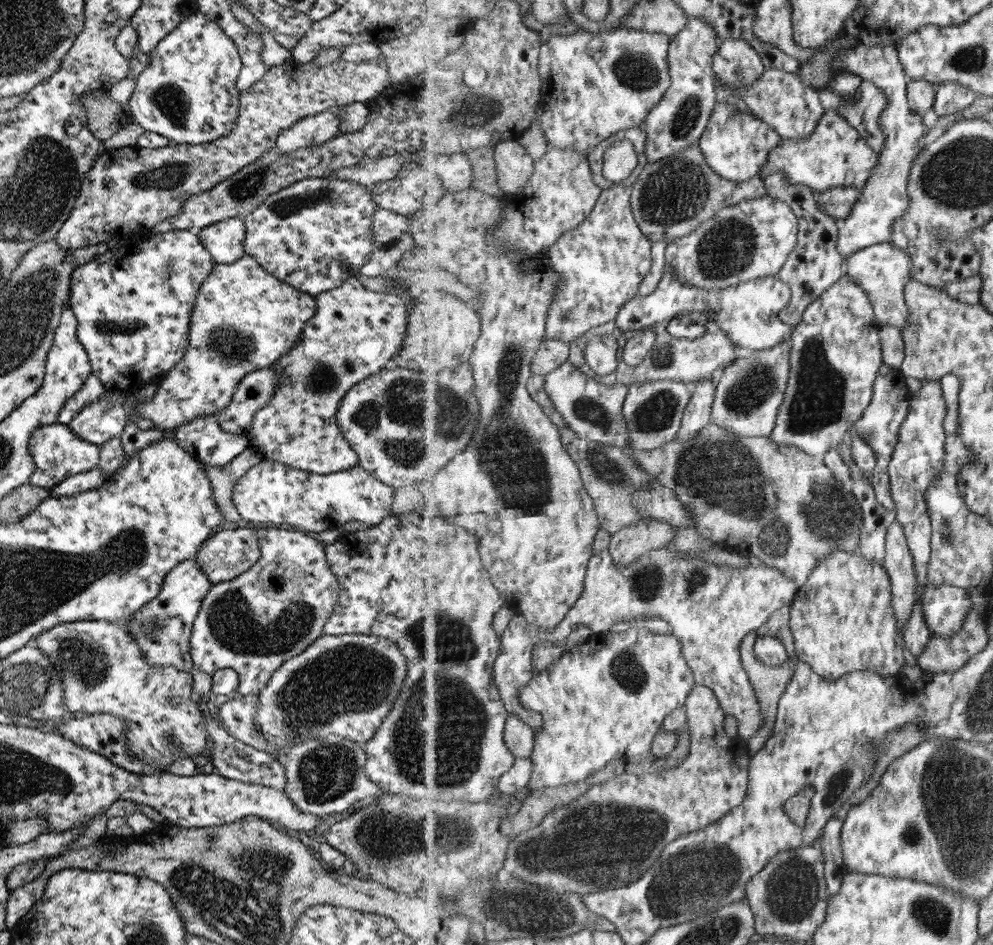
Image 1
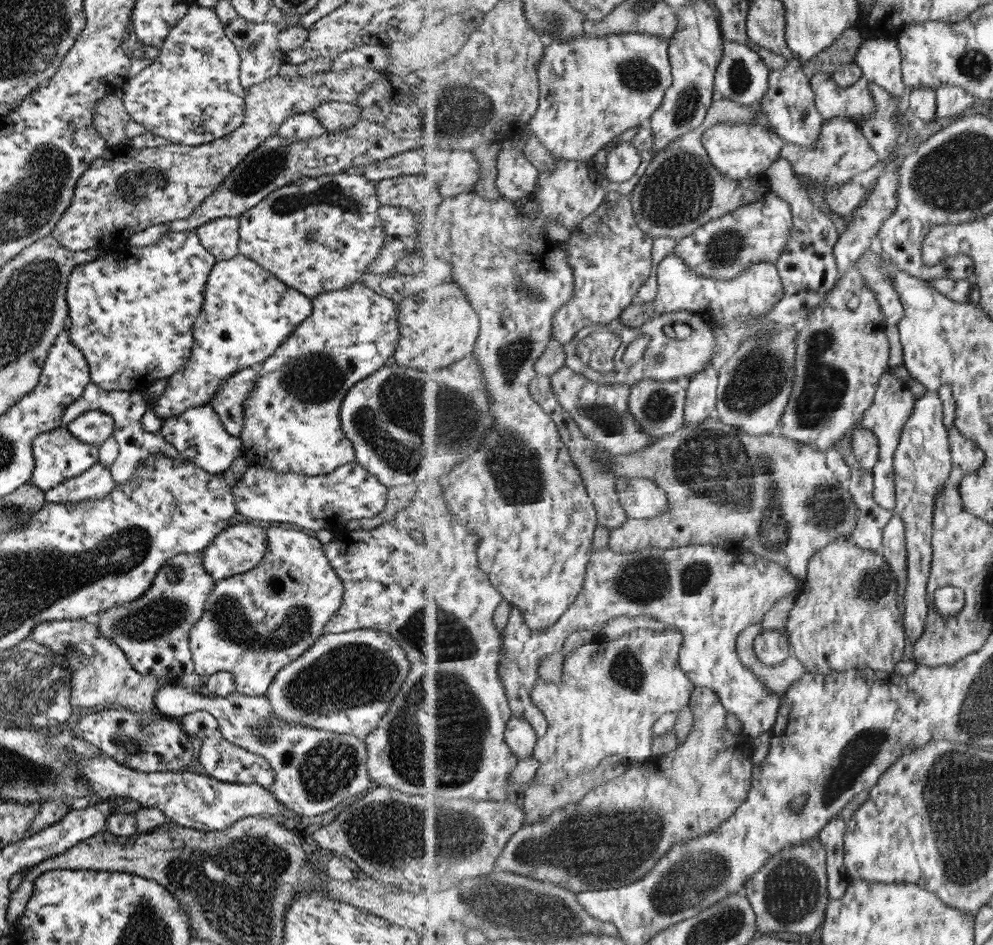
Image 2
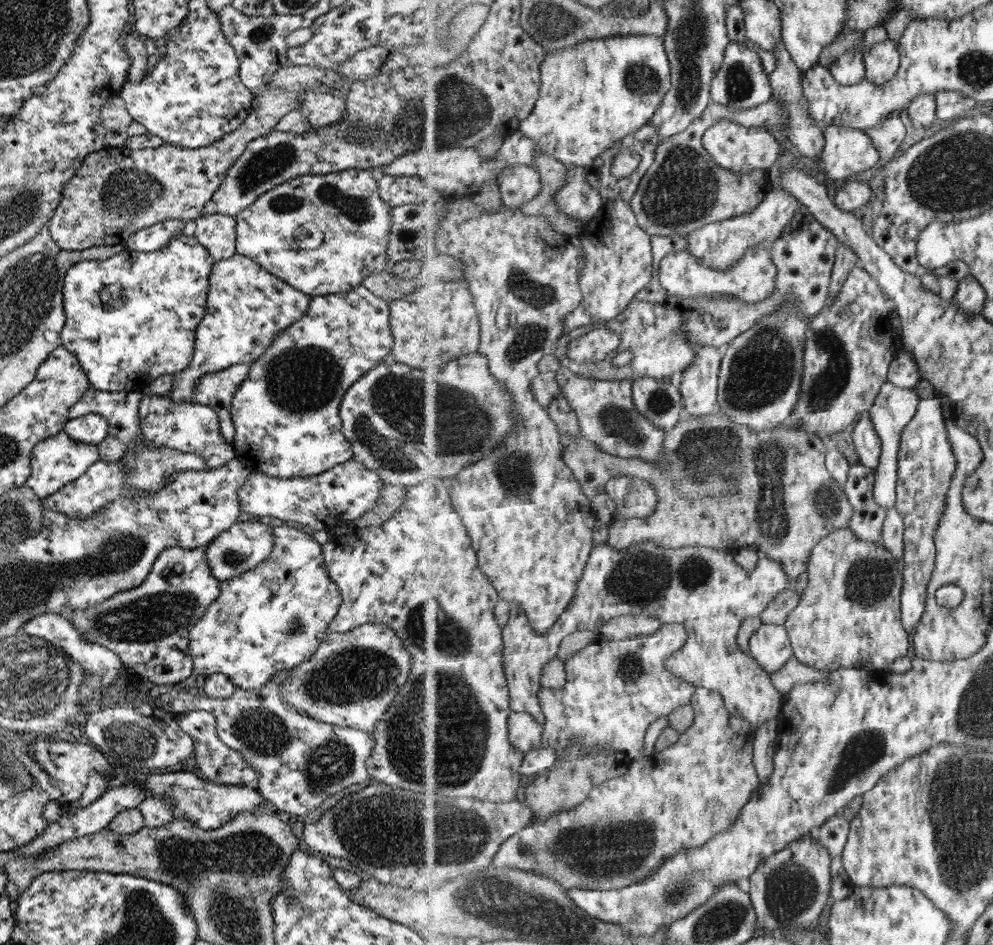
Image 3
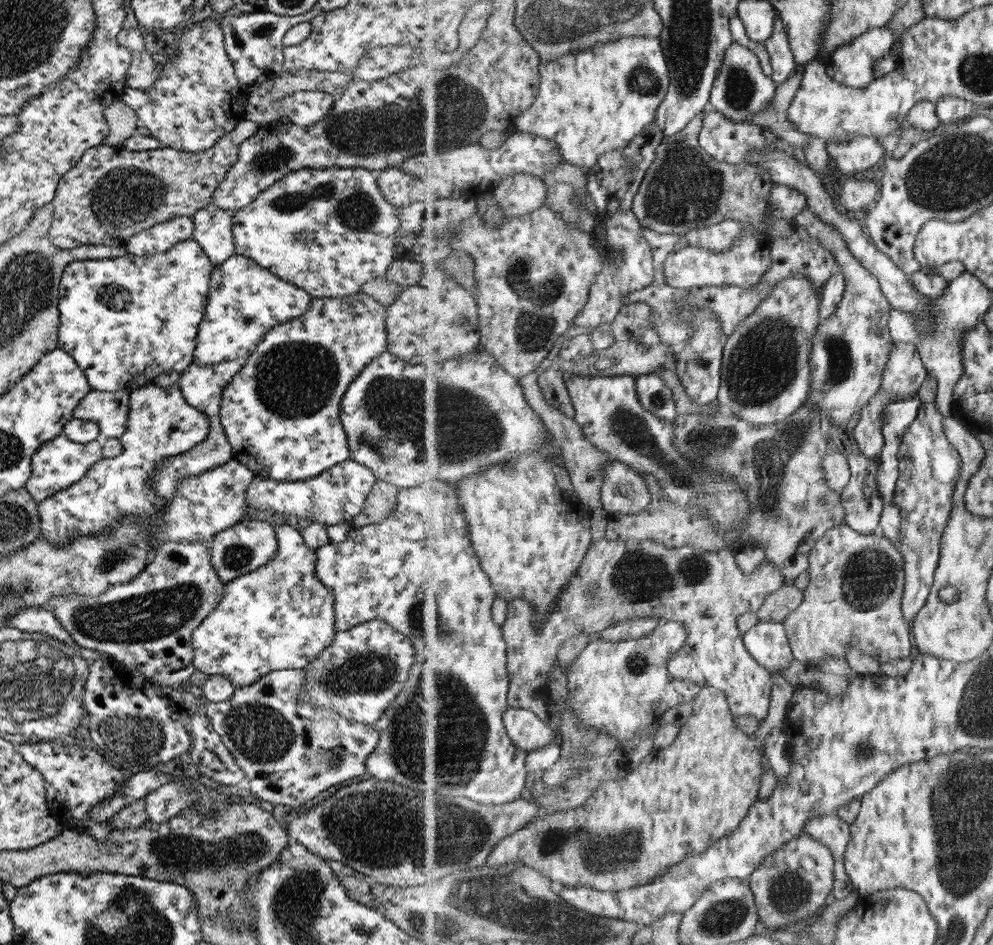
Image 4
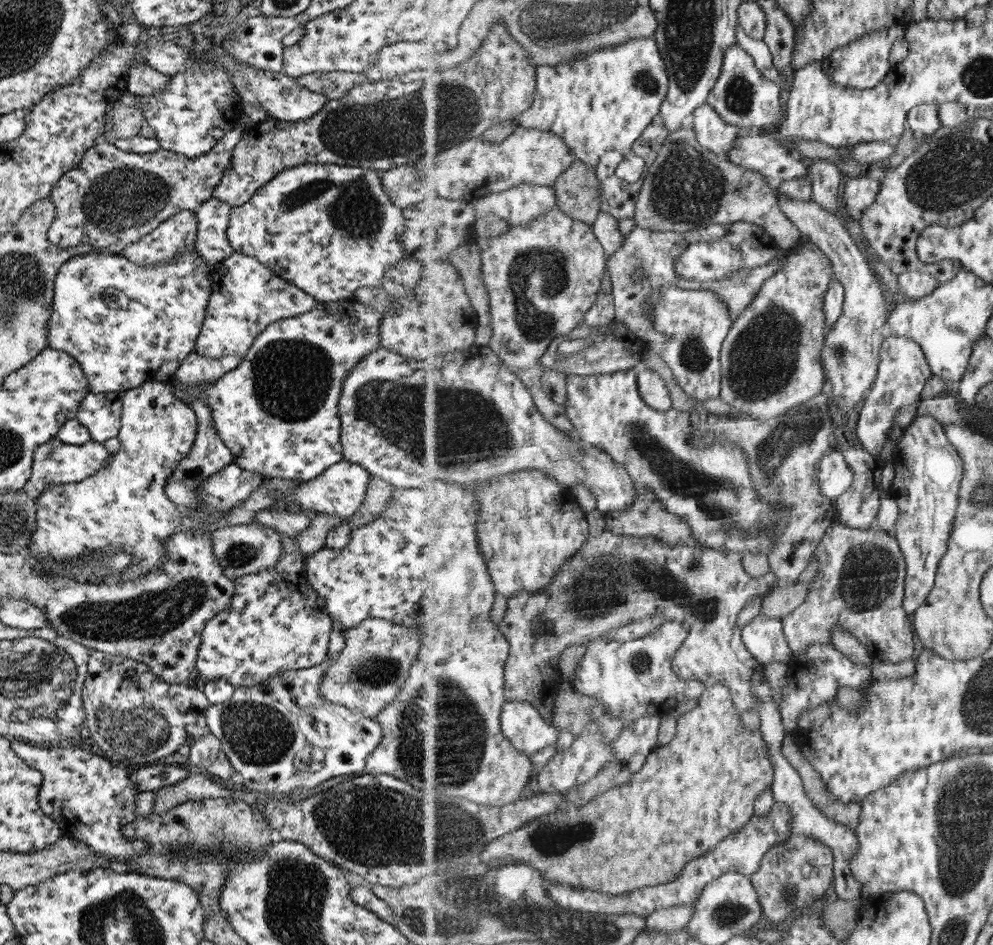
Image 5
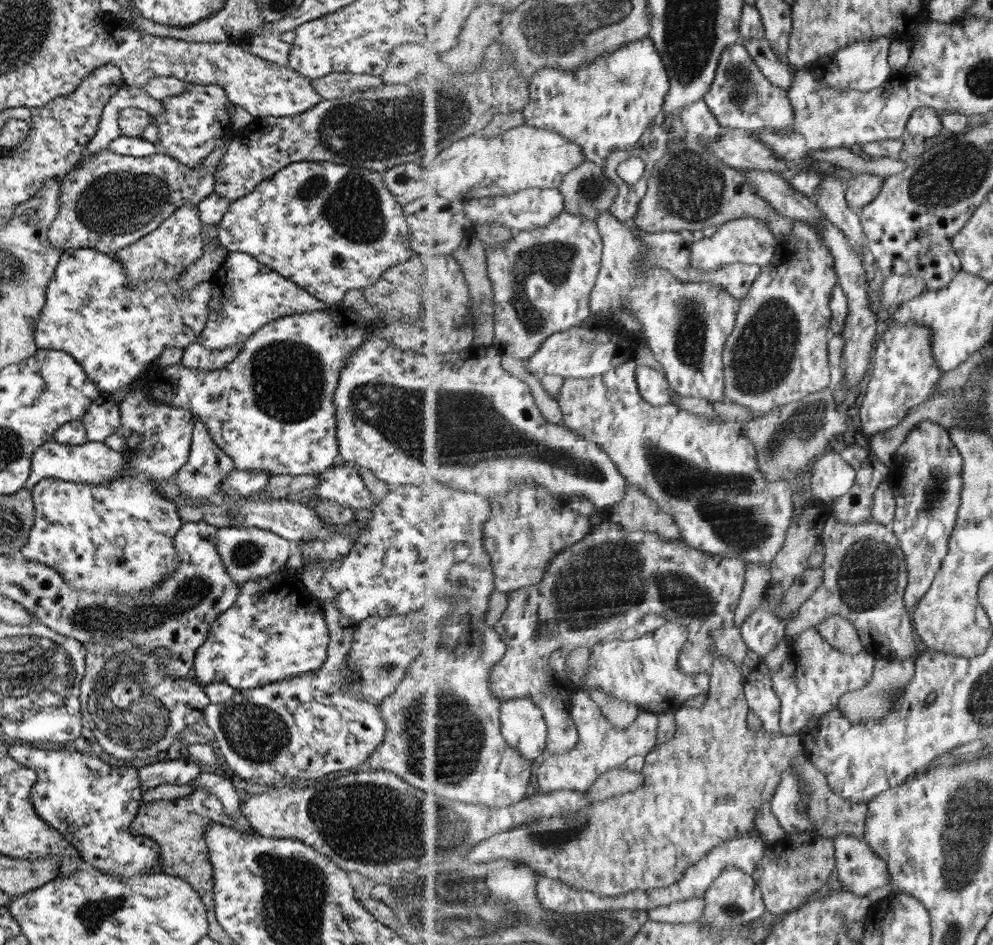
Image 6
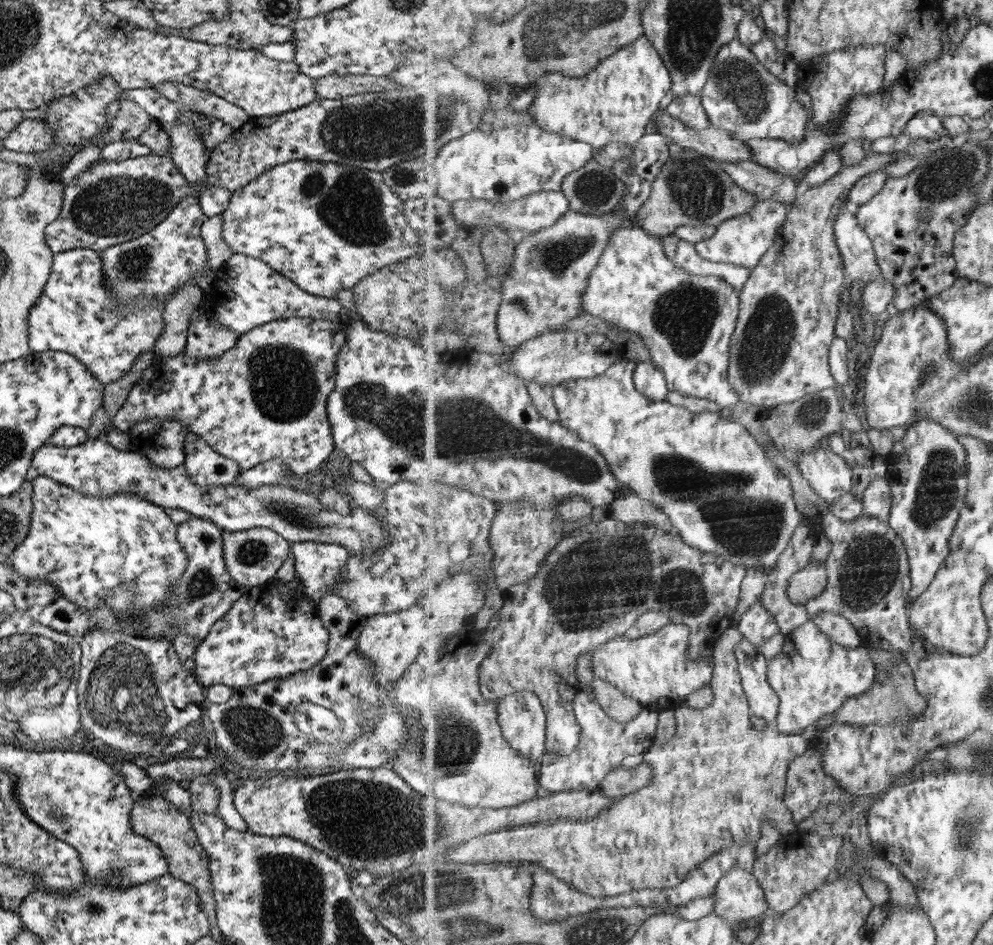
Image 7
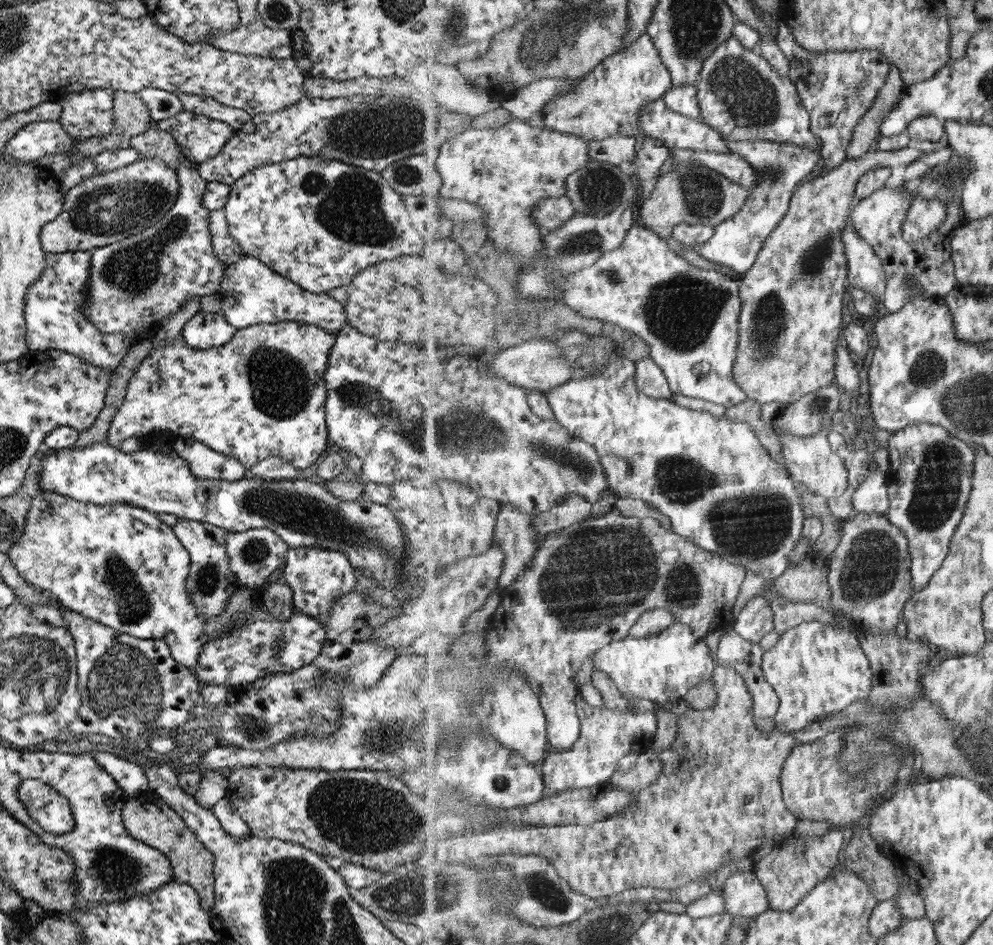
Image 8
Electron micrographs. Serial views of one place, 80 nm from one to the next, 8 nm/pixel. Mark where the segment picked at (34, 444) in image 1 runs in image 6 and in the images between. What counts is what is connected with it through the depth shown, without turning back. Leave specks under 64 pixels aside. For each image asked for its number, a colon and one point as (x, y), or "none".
2: (57, 456)
3: (54, 461)
4: (59, 463)
5: (54, 462)
6: (91, 463)

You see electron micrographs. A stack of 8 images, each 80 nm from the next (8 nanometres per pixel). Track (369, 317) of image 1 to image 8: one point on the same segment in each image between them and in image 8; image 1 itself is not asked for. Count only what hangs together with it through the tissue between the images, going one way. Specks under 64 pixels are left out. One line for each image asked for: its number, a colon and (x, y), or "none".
2: (290, 419)
3: (285, 416)
4: (280, 411)
5: (276, 411)
6: (270, 409)
7: (264, 398)
8: (260, 395)

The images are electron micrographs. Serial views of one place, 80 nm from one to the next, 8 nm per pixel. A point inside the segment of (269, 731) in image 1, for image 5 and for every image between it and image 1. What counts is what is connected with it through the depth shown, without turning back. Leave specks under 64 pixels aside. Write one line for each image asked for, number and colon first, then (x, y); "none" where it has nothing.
2: (344, 682)
3: (350, 680)
4: (358, 675)
5: (365, 676)

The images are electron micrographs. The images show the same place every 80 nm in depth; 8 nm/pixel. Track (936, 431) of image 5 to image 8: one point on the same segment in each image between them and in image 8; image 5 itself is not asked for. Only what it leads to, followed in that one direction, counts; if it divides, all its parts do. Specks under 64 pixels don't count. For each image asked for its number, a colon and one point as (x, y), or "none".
6: (927, 473)
7: (928, 474)
8: (931, 478)

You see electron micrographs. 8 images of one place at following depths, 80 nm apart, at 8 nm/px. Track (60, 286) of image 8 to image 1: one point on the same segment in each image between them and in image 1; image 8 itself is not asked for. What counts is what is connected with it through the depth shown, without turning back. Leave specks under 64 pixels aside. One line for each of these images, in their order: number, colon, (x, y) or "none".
1: (132, 306)
2: (130, 314)
3: (129, 318)
4: (124, 320)
5: (119, 321)
6: (112, 329)
7: (76, 313)

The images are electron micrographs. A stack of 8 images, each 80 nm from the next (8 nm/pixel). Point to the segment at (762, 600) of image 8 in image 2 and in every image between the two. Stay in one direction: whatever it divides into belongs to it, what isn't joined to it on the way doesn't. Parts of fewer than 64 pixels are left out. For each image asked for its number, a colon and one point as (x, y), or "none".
2: (772, 646)
3: (770, 644)
4: (768, 641)
5: (764, 636)
6: (763, 630)
7: (758, 625)

